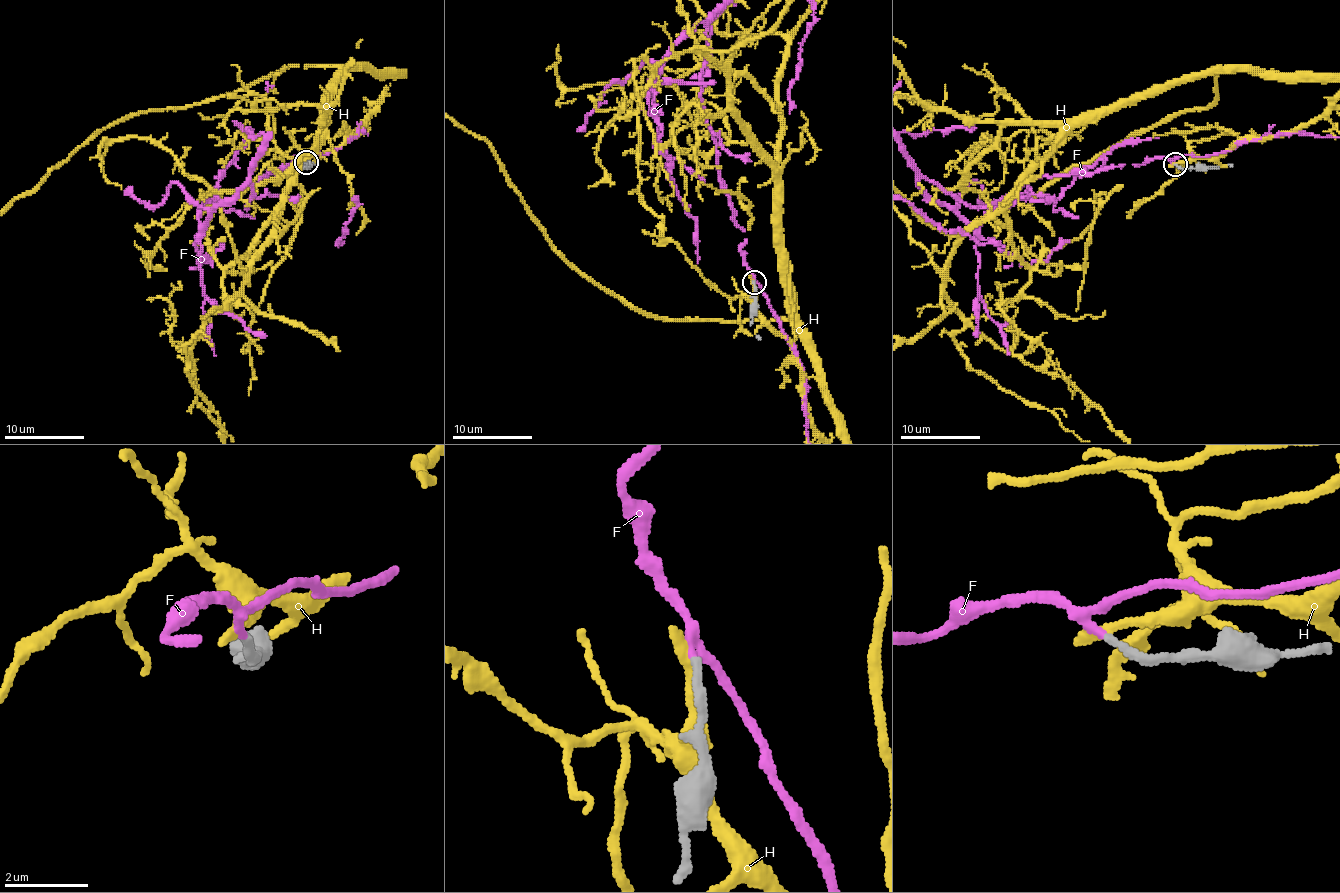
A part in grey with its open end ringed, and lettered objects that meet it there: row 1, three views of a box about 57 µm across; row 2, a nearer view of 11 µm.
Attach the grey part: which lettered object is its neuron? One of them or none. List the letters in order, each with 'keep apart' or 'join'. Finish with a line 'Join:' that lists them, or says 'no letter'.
F: join
H: keep apart
Join: F

